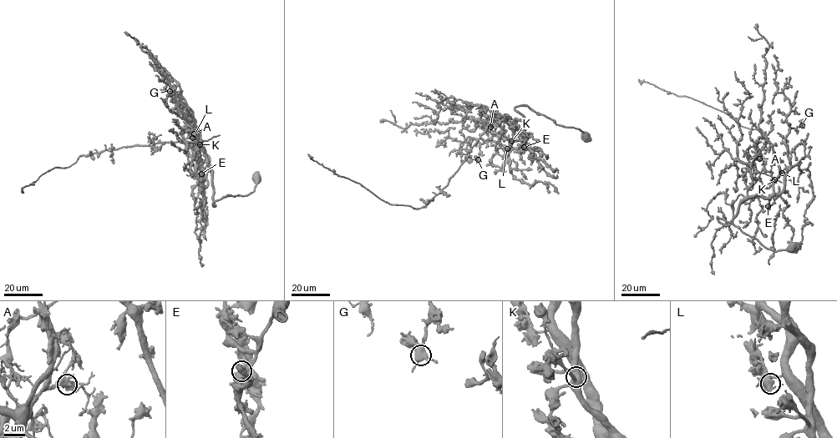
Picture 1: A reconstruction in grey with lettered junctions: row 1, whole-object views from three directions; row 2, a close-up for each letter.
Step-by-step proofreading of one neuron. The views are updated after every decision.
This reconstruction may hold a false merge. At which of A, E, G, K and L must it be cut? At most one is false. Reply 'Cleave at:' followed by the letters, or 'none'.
Cleave at: A

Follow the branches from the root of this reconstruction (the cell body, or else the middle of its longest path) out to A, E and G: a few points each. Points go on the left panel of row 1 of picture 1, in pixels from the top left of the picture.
A: (257, 178), (250, 193), (226, 195), (212, 205), (205, 149), (194, 134)
E: (257, 178), (250, 193), (226, 195), (215, 200), (213, 206), (212, 173), (207, 163), (201, 173)
G: (257, 178), (250, 193), (226, 195), (212, 205), (212, 173), (195, 133), (191, 109), (184, 98), (169, 91)

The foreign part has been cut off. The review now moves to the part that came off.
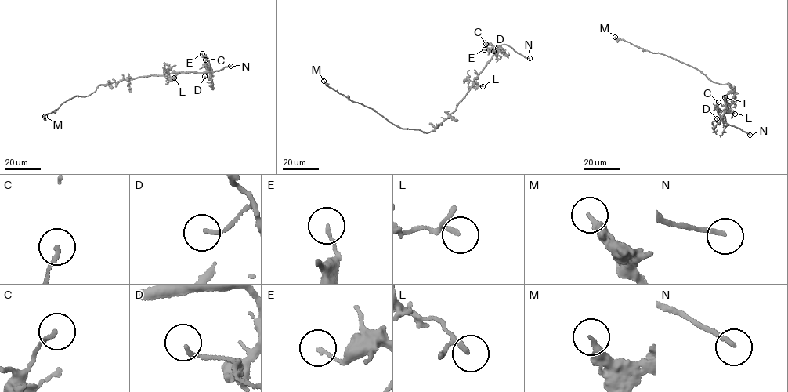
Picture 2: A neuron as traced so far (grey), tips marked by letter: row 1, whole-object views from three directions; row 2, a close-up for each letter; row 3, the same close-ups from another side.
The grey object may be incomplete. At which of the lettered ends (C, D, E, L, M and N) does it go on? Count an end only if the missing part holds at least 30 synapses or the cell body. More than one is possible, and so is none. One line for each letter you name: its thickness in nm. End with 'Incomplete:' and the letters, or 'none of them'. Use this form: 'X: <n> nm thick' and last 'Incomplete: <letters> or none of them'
N: 180 nm thick
Incomplete: N

